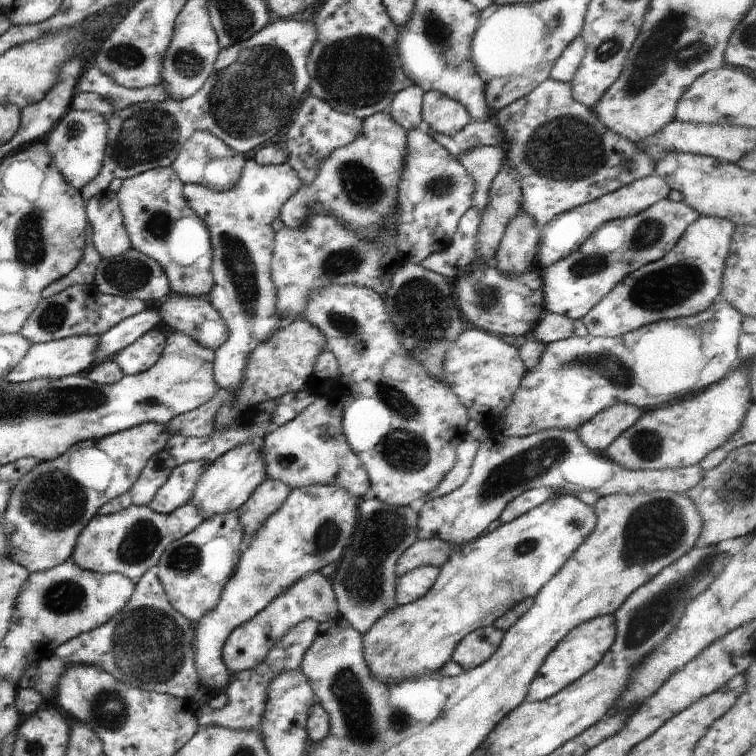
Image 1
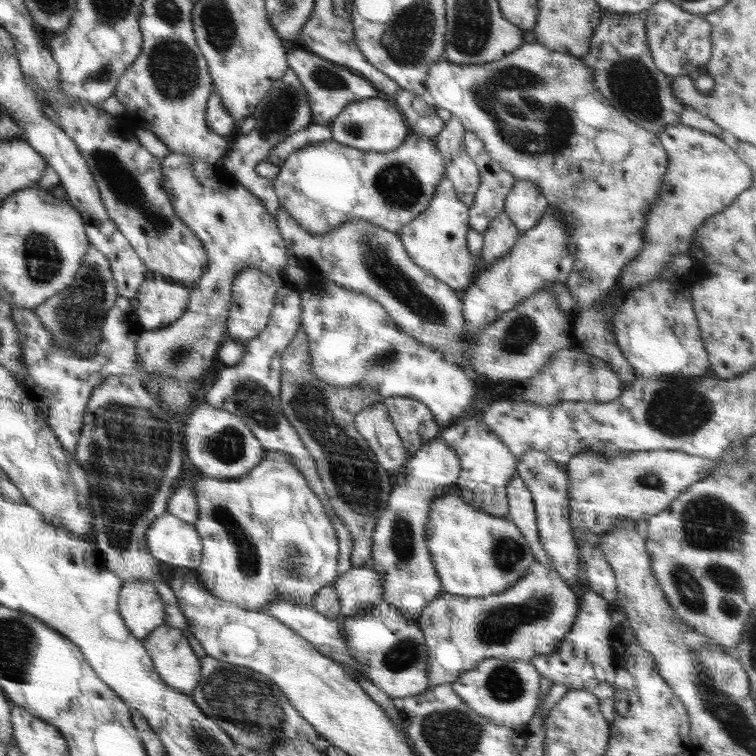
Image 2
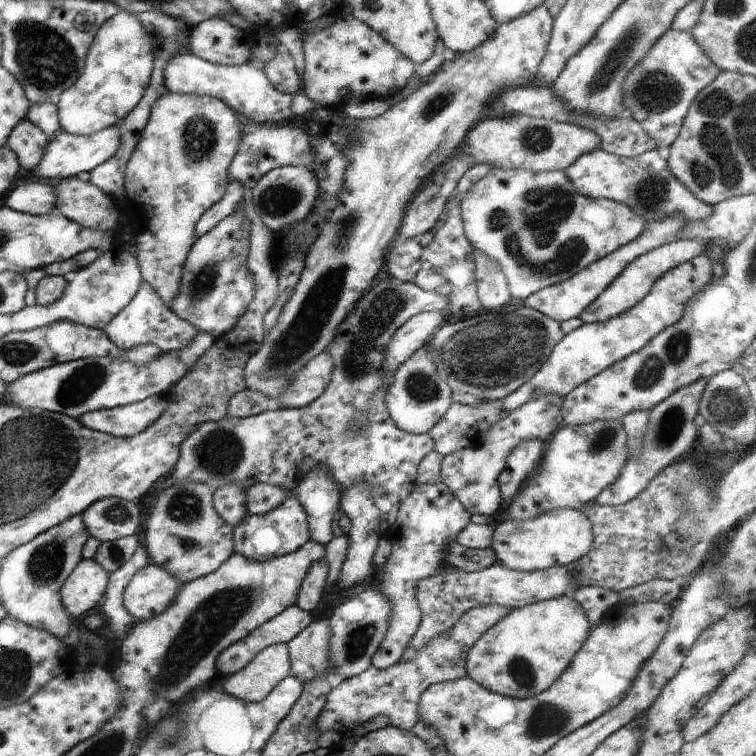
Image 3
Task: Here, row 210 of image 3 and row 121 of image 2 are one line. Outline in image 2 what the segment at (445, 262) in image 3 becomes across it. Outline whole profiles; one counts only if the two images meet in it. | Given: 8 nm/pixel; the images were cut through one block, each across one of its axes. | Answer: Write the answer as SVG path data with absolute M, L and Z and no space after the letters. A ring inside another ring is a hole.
M452 115L433 139L444 161L445 174L452 181L458 200L470 208L481 178L477 164L465 147L463 136L466 131L460 120Z

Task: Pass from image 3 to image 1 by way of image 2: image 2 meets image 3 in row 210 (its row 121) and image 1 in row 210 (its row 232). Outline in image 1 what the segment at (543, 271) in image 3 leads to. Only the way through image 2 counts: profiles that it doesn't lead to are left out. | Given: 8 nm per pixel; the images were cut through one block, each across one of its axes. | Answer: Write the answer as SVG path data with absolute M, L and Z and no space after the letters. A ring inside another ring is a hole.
M652 174L635 180L633 183L605 194L592 202L559 214L541 228L542 236L537 250L537 264L546 268L557 263L561 258L580 248L581 244L584 244L585 240L588 240L601 224L637 215L660 199L666 199L670 191L671 188L665 180L662 180L662 177Z

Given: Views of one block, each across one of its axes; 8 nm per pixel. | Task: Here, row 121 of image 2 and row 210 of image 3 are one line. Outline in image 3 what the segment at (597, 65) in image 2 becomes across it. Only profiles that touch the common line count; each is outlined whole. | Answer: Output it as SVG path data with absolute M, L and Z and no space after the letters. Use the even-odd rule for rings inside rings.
M603 149L580 156L565 174L581 196L609 199L624 204L635 216L643 219L643 230L648 231L655 223L681 217L686 221L707 220L713 206L695 198L670 171L665 153L658 149L636 157L620 157Z

